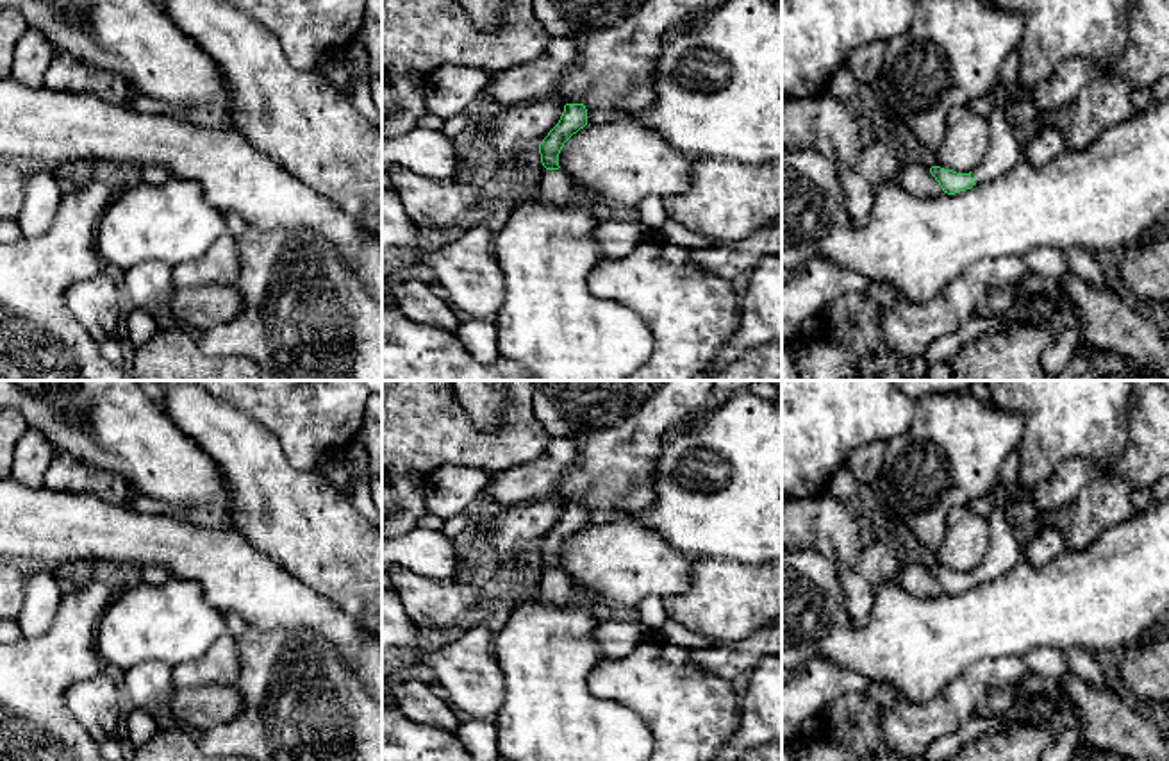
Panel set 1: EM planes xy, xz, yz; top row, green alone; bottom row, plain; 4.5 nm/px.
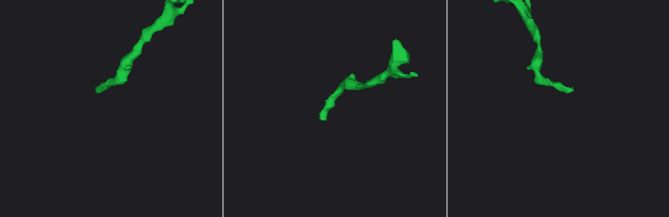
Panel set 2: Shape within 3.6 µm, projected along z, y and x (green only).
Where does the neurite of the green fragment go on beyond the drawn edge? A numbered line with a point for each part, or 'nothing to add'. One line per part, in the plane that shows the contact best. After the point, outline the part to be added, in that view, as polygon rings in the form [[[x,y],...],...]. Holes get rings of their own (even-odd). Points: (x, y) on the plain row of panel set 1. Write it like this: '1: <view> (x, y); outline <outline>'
1: xz (555, 586); outline [[[543,570],[539,579],[539,598],[551,606],[566,606],[573,600],[575,581],[564,570]]]

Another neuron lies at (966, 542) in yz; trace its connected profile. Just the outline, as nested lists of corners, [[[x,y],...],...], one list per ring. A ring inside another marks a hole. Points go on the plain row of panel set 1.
[[[957,506],[946,520],[946,536],[937,548],[937,563],[957,573],[973,572],[989,548],[989,522],[971,506]]]

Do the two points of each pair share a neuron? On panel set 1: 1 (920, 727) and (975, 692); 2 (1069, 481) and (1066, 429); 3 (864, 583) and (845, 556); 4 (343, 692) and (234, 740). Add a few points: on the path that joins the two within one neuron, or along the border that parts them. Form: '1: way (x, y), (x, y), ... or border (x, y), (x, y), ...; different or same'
1: way (934, 719), (961, 699); same
2: border (1102, 470), (1091, 461), (1066, 458), (1034, 485); different
3: border (866, 547), (839, 576); different
4: way (316, 719), (311, 724), (261, 733); same

